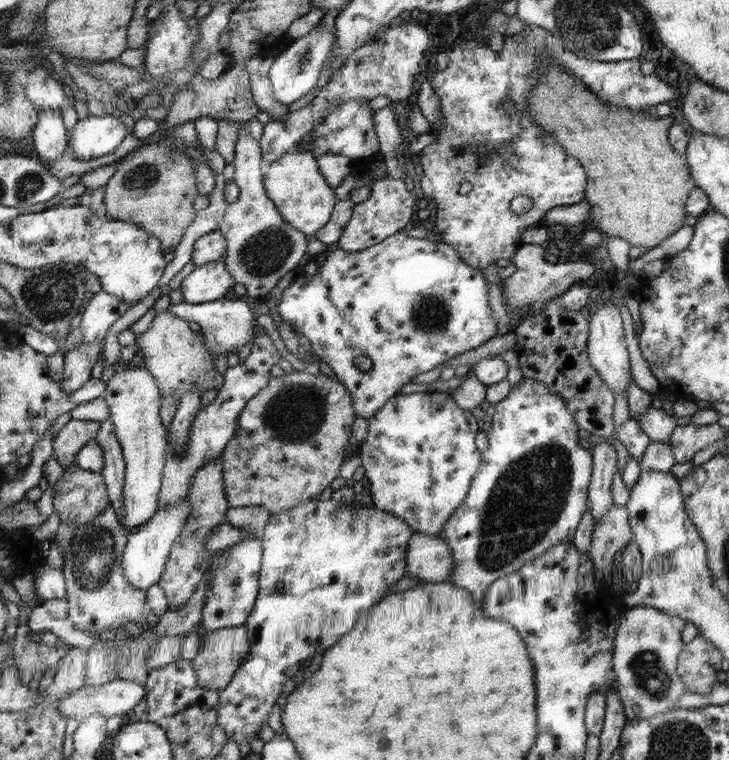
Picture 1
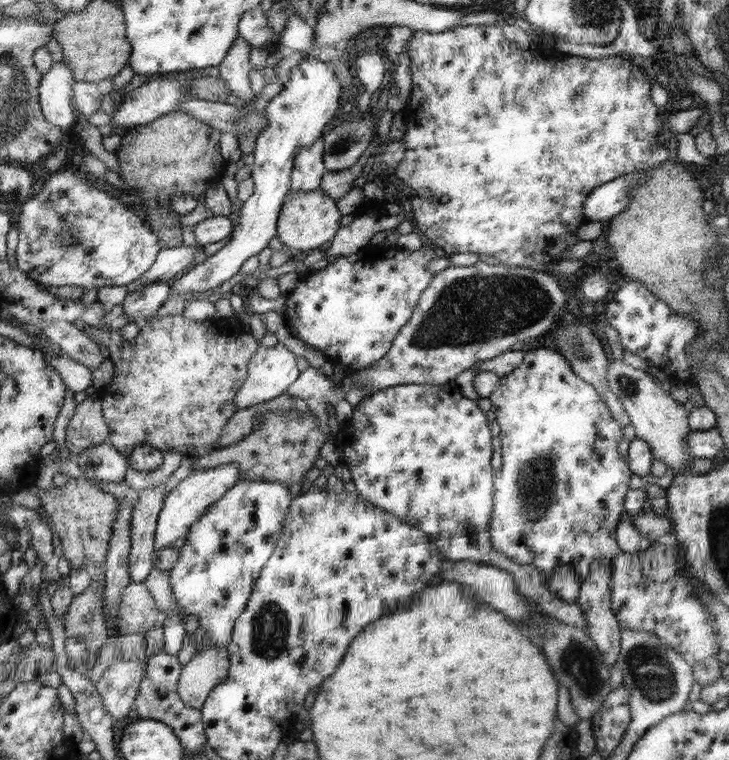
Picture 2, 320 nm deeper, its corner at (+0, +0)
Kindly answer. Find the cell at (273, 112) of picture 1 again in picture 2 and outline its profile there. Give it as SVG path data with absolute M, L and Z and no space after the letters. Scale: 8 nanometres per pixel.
M324 138L304 148L295 159L294 172L291 175L290 192L309 192L319 188L324 174Z

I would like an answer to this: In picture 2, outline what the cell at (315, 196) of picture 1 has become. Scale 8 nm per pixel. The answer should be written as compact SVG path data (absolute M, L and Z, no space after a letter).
M320 188L309 192L289 192L283 209L279 212L277 237L291 250L314 251L335 238L343 226L342 218L343 214L338 210L336 201Z

